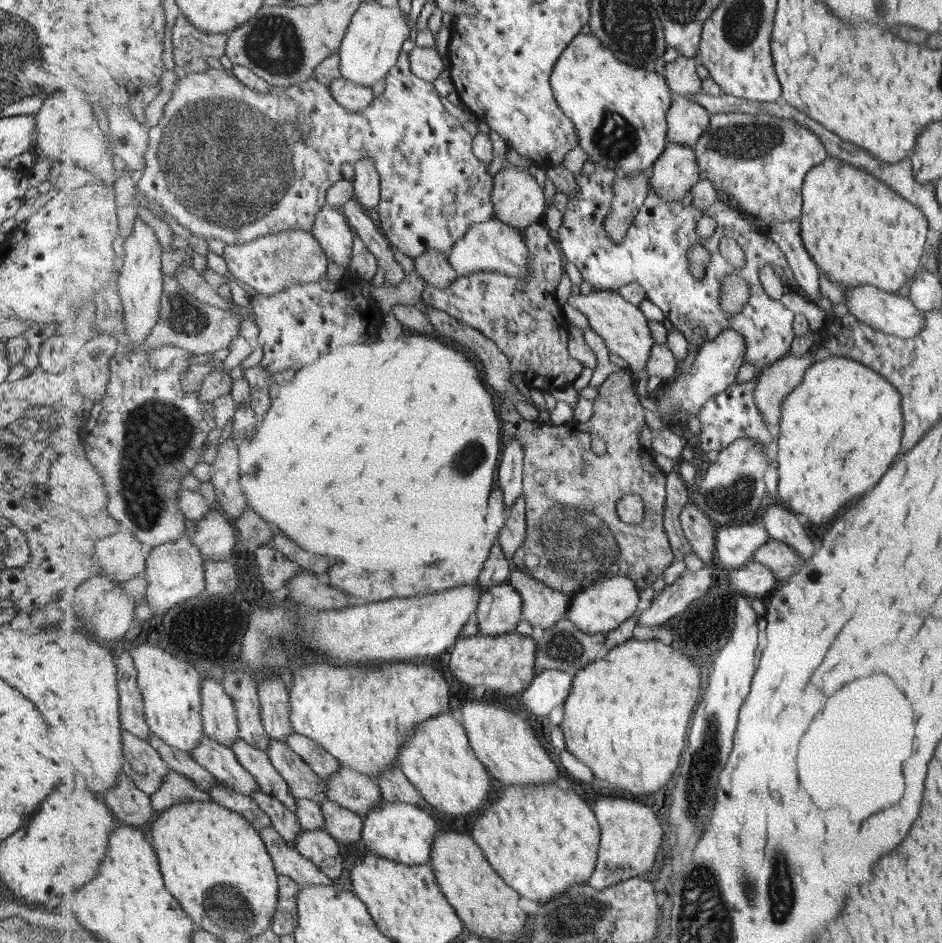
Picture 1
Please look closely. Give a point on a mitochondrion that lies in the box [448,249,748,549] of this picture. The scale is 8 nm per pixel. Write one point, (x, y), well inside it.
(473, 455)

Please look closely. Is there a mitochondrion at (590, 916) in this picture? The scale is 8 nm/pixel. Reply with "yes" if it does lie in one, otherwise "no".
yes

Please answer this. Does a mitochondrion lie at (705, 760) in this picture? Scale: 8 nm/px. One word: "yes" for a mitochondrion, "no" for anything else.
yes

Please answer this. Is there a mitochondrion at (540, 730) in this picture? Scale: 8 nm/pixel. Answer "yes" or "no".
no

